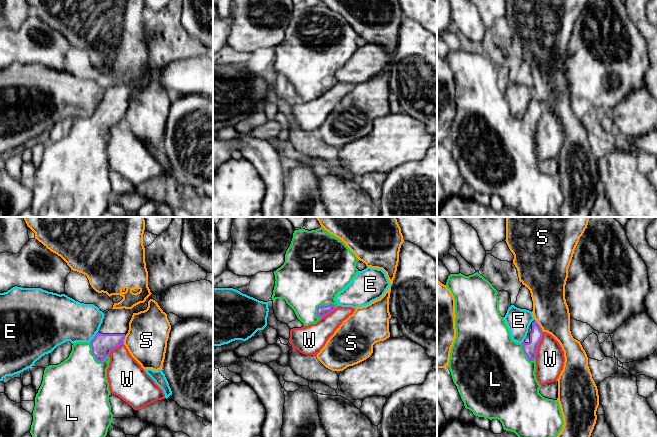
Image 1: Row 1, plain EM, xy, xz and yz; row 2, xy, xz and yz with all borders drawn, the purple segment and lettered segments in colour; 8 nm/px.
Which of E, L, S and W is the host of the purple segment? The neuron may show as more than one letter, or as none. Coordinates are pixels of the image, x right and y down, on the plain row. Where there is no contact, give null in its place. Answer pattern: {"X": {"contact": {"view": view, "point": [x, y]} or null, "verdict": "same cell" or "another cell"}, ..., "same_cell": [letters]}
{"E": {"contact": {"view": "xy", "point": [94, 112]}, "verdict": "another cell"}, "L": {"contact": {"view": "xz", "point": [323, 81]}, "verdict": "same cell"}, "S": {"contact": {"view": "yz", "point": [539, 102]}, "verdict": "another cell"}, "W": {"contact": {"view": "yz", "point": [538, 121]}, "verdict": "another cell"}, "same_cell": ["L"]}

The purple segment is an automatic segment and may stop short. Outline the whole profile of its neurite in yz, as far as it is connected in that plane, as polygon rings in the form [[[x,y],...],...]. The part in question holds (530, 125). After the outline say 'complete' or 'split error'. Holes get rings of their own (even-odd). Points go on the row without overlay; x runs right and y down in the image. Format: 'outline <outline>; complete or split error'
outline [[[478,48],[469,52],[450,50],[446,62],[454,72],[456,91],[456,114],[451,124],[448,144],[465,184],[475,192],[498,195],[504,206],[514,208],[521,216],[546,217],[557,214],[564,201],[559,178],[539,169],[541,161],[535,151],[537,125],[543,112],[540,101],[533,96],[524,117],[517,119],[512,116],[504,93],[500,91],[497,66],[487,55]]]; split error

